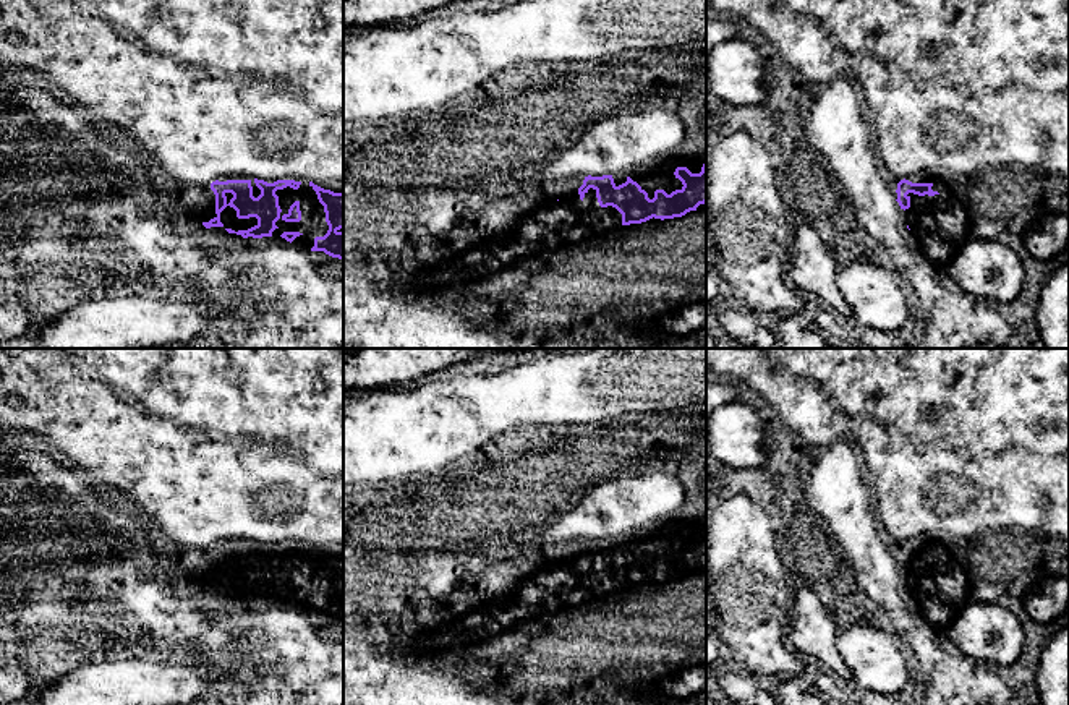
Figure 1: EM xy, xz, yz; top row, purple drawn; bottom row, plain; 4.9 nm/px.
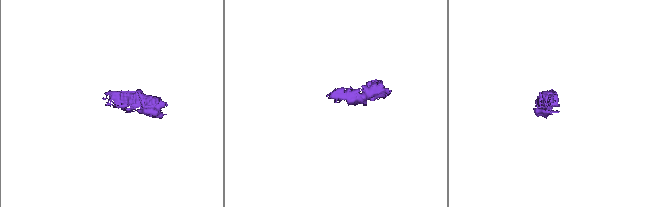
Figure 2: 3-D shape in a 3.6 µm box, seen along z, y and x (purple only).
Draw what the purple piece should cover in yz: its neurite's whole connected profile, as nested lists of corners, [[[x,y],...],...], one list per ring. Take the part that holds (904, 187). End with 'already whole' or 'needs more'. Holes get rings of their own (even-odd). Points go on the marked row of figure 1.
[[[904,178],[897,183],[897,190],[896,190],[897,199],[896,201],[899,203],[901,209],[905,211],[910,207],[910,196],[909,196],[910,193],[918,194],[918,196],[939,194],[938,191],[933,191],[931,186],[933,186],[933,183],[912,183]]]; already whole

